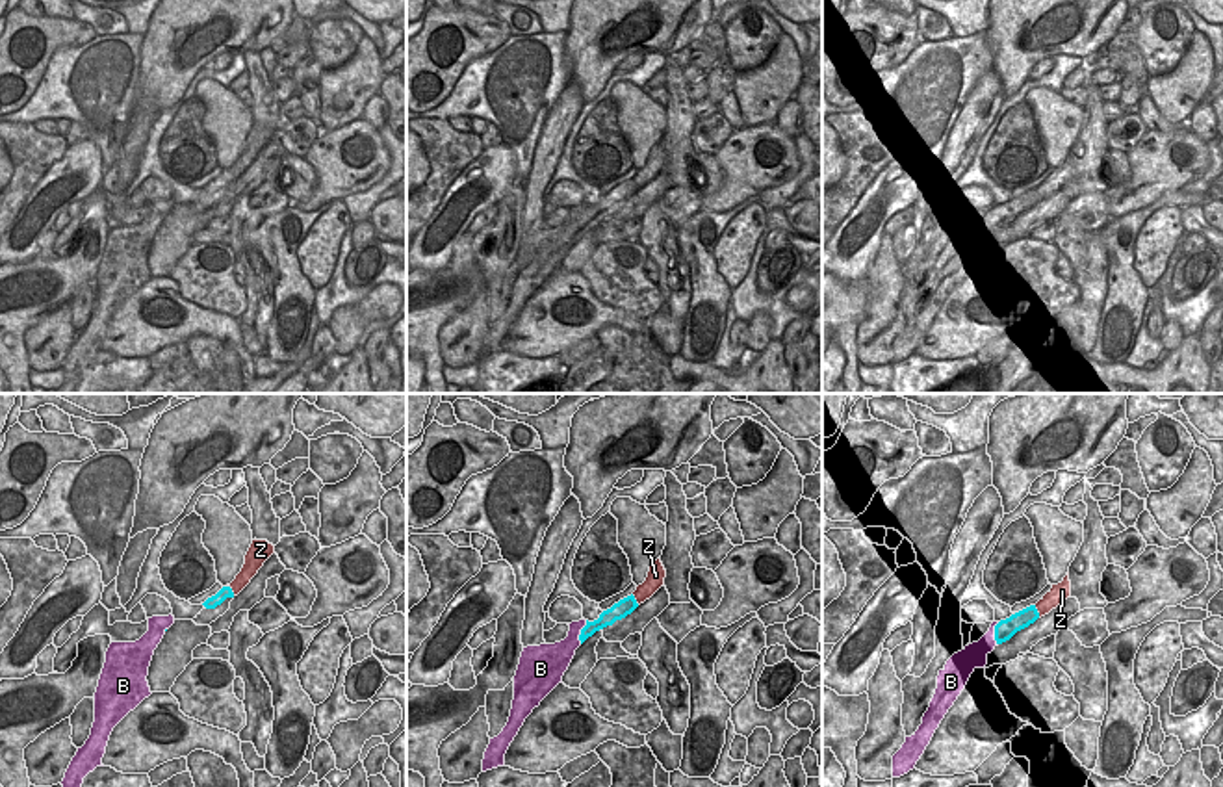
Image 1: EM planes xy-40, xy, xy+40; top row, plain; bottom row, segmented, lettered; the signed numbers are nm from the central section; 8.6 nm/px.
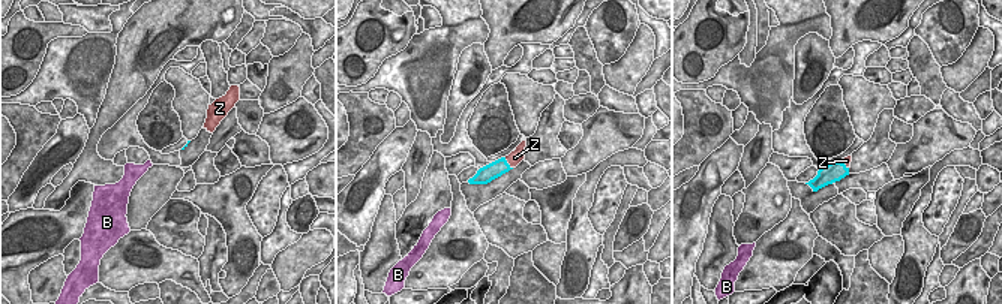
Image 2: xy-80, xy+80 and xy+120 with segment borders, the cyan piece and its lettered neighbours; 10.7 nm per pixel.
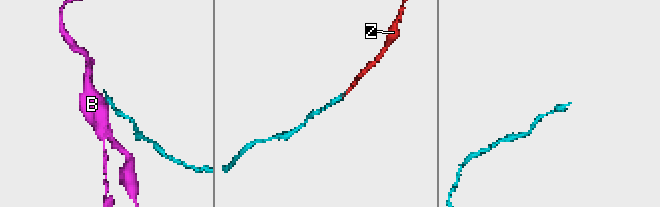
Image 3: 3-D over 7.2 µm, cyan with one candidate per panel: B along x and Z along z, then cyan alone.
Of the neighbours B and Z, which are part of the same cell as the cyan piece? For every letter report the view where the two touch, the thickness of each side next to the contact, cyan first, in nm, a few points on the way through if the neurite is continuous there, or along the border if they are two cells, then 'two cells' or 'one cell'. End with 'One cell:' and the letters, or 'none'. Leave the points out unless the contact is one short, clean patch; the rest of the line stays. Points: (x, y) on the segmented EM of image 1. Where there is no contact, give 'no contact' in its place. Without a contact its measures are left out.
B: meets cyan in xy; 130 nm thick on the cyan side, 200 nm on the other; border along xy (587, 620), (579, 643); two cells
Z: meets cyan in xy+40; 160 nm thick on the cyan side, 160 nm on the other; runs through xy+40 (1023, 619), (1036, 611), (1058, 593); one cell
One cell: Z

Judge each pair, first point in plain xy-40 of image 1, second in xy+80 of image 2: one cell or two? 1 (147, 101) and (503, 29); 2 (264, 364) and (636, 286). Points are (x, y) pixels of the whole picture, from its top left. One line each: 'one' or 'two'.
1: one
2: one

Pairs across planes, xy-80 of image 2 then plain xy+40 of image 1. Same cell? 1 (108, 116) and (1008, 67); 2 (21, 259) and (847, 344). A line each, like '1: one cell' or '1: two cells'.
1: one cell
2: one cell

